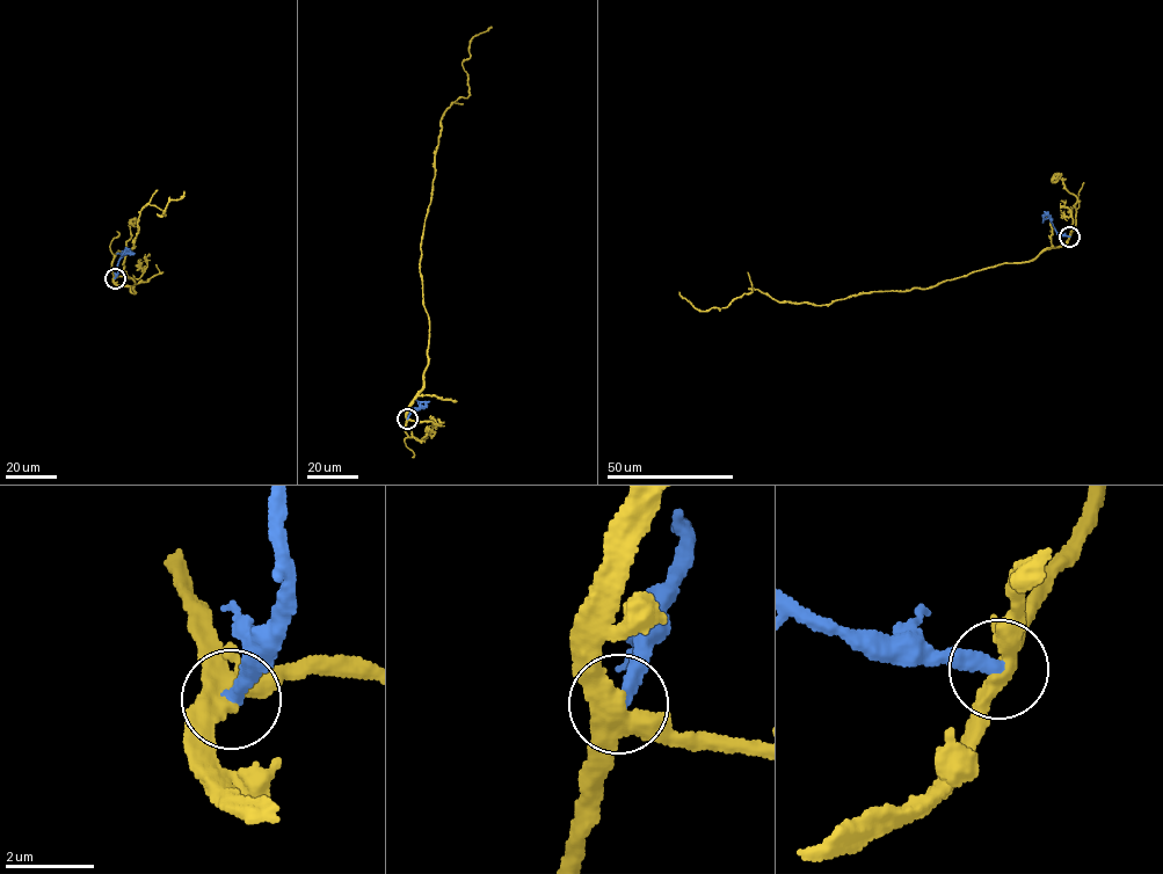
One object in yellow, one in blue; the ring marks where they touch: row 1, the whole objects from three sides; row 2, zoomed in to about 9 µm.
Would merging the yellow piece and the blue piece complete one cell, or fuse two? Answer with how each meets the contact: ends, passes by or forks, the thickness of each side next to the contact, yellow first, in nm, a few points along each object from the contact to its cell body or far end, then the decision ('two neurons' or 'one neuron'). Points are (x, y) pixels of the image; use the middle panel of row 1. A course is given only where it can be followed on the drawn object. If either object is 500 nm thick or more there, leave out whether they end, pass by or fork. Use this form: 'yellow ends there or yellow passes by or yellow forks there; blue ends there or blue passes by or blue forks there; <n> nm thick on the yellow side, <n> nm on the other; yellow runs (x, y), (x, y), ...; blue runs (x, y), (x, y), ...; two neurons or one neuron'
yellow forks there; blue ends there; 380 nm thick on the yellow side, 360 nm on the other; yellow runs (407, 419), (428, 363), (420, 262), (441, 119), (470, 95), (463, 63), (470, 39), (492, 28); blue runs (407, 419), (412, 408), (419, 409), (429, 401); one neuron

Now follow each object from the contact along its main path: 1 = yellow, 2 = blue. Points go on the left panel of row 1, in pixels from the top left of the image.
1: (115, 278), (135, 293), (122, 269), (140, 211), (148, 204), (165, 215), (157, 213), (184, 191)
2: (115, 278), (121, 254), (135, 253)

